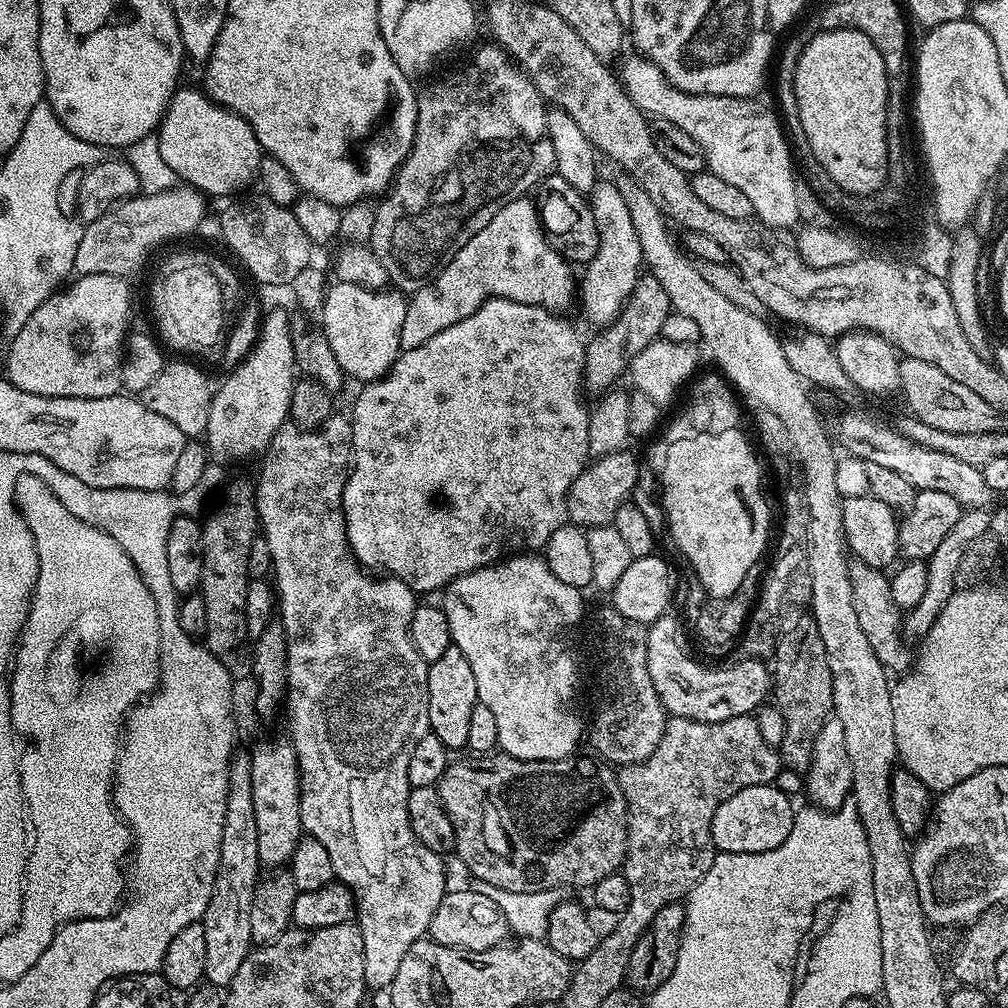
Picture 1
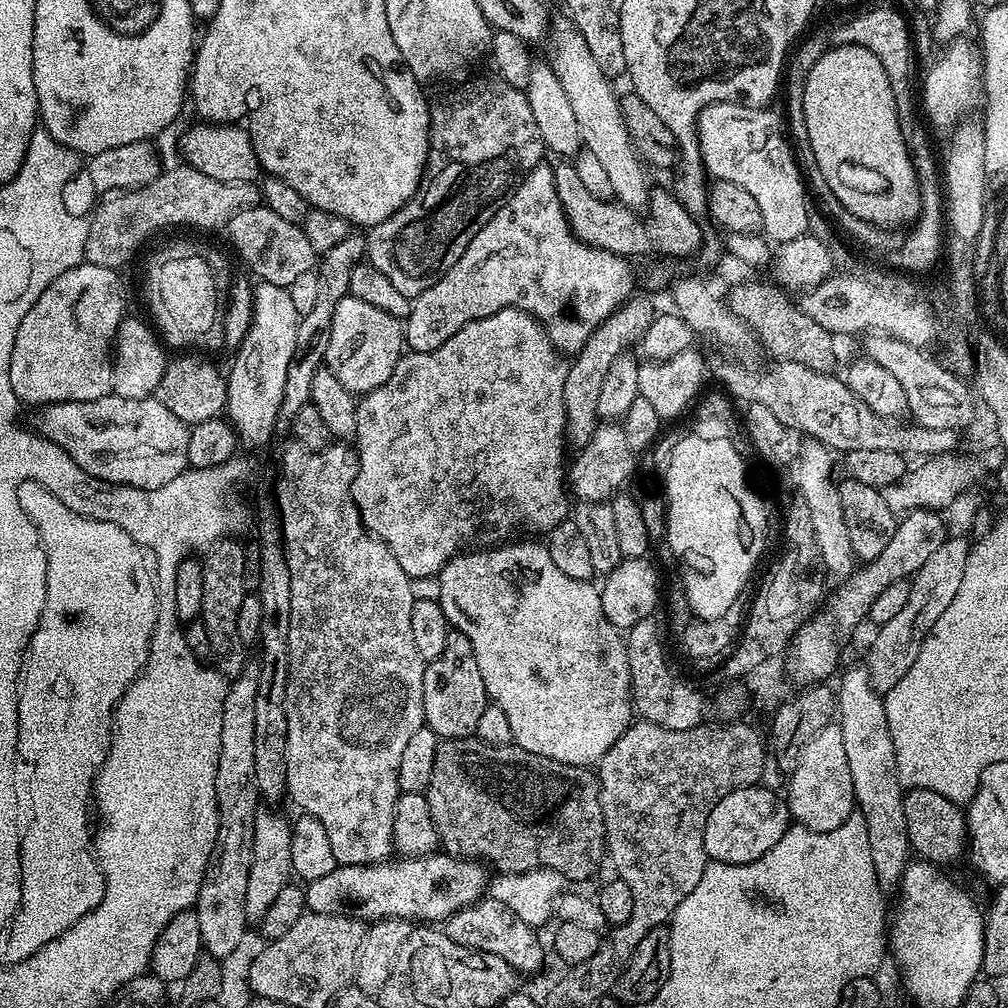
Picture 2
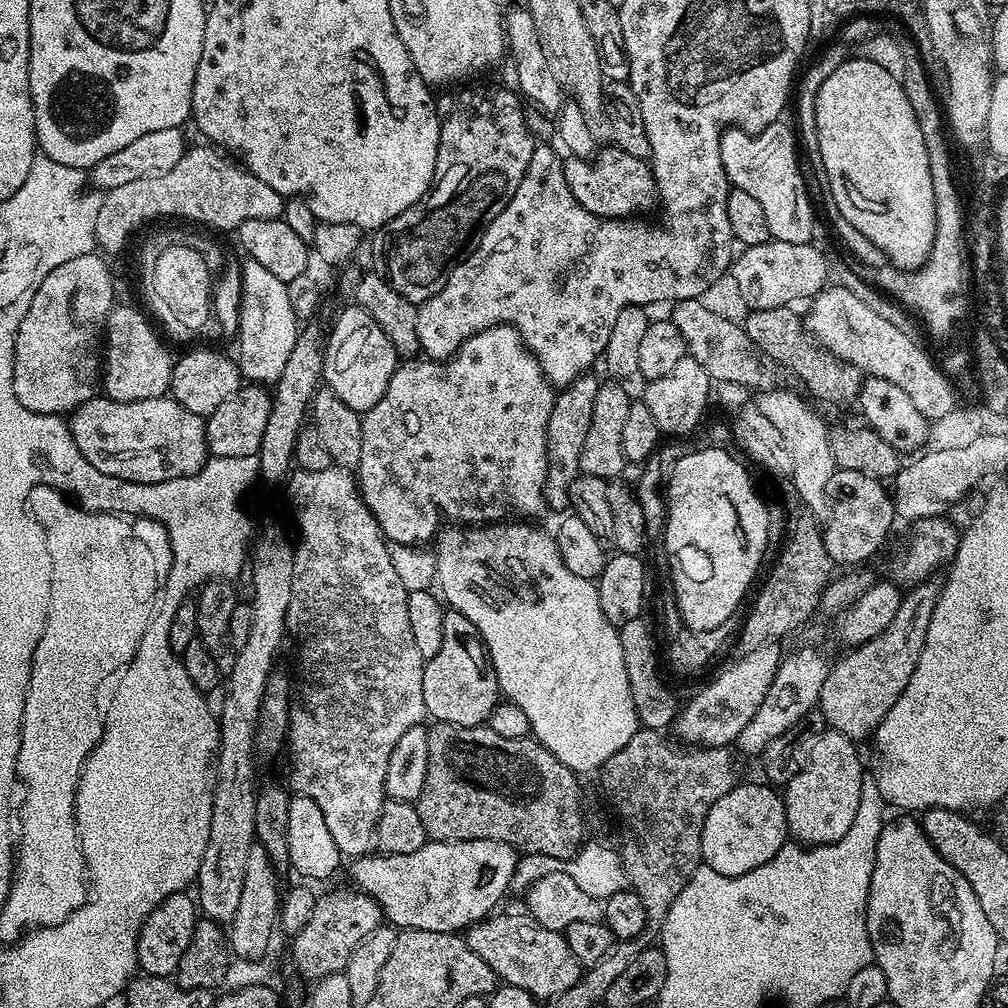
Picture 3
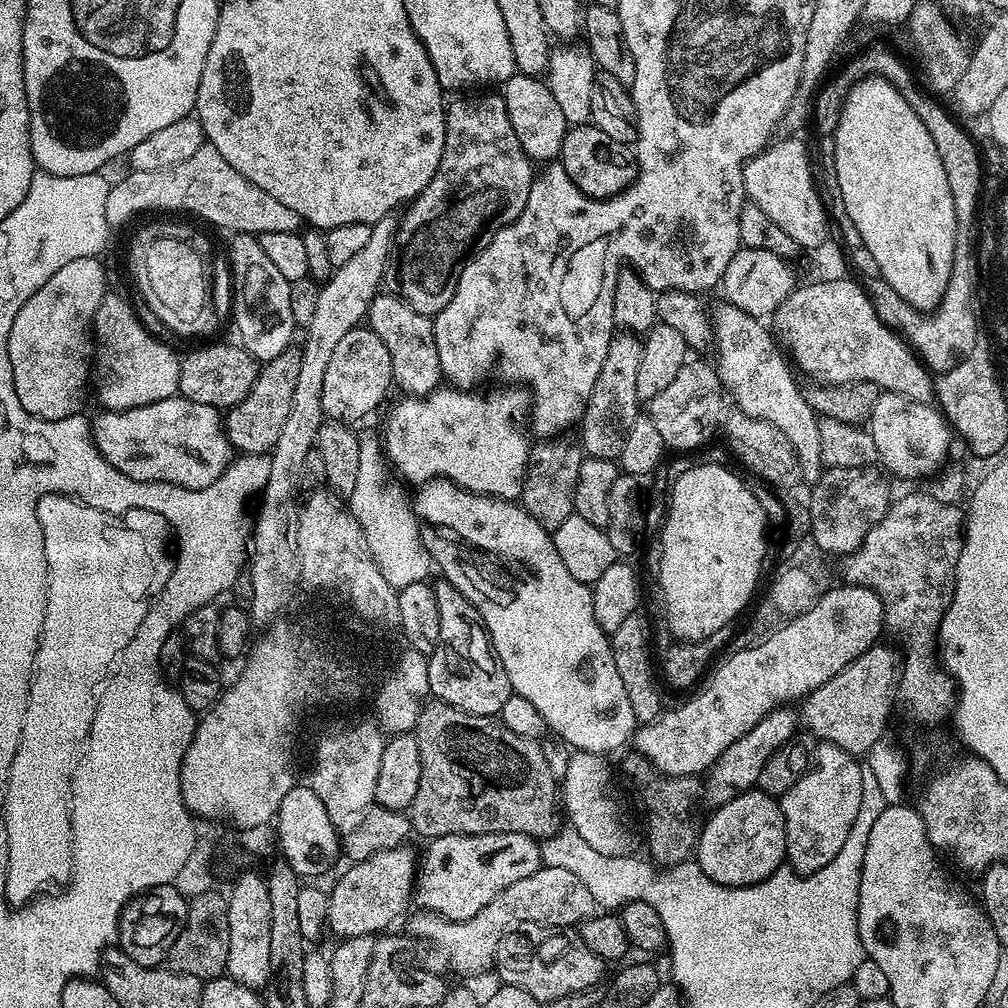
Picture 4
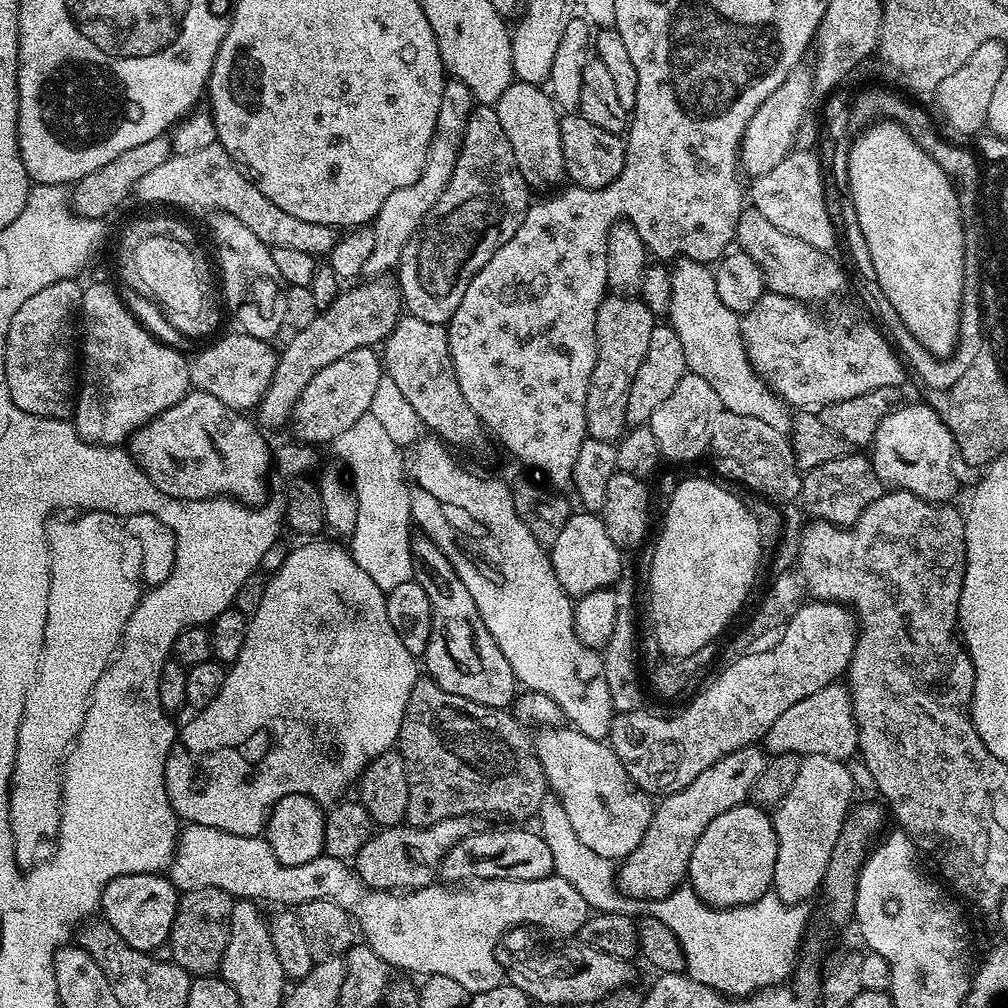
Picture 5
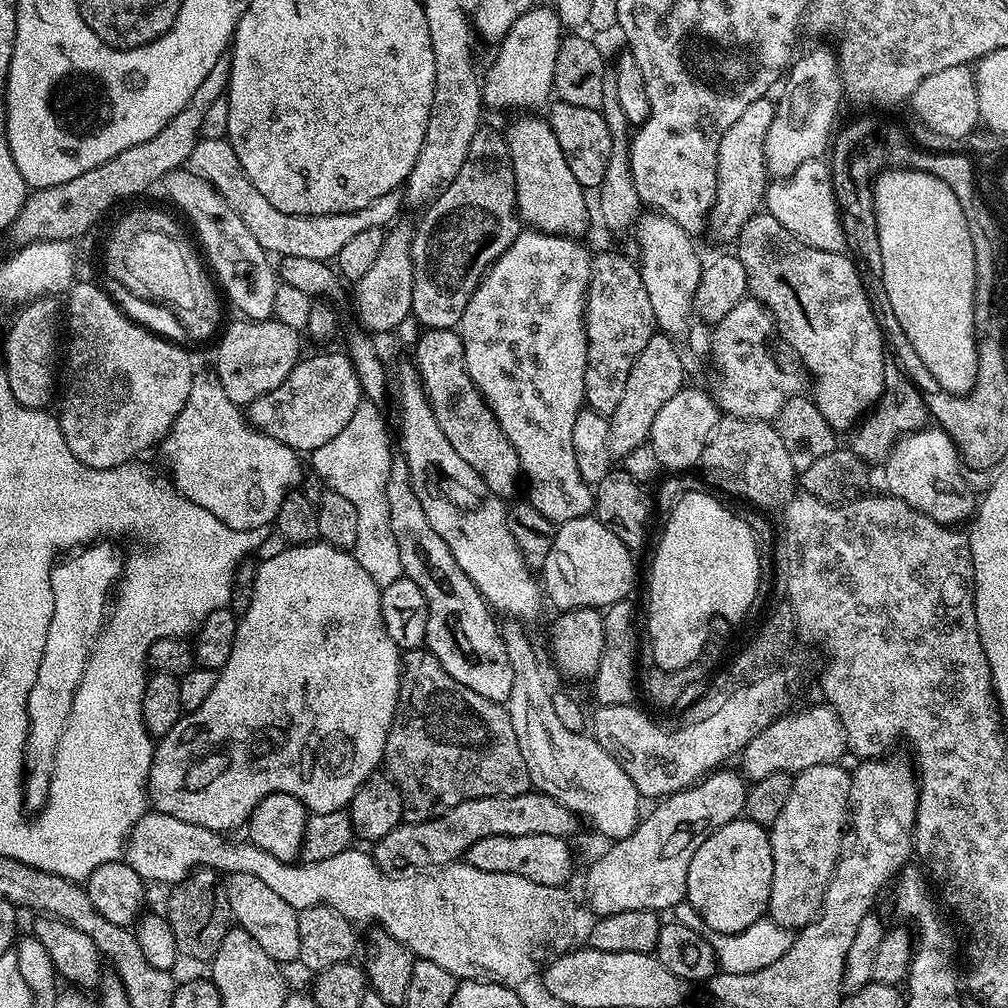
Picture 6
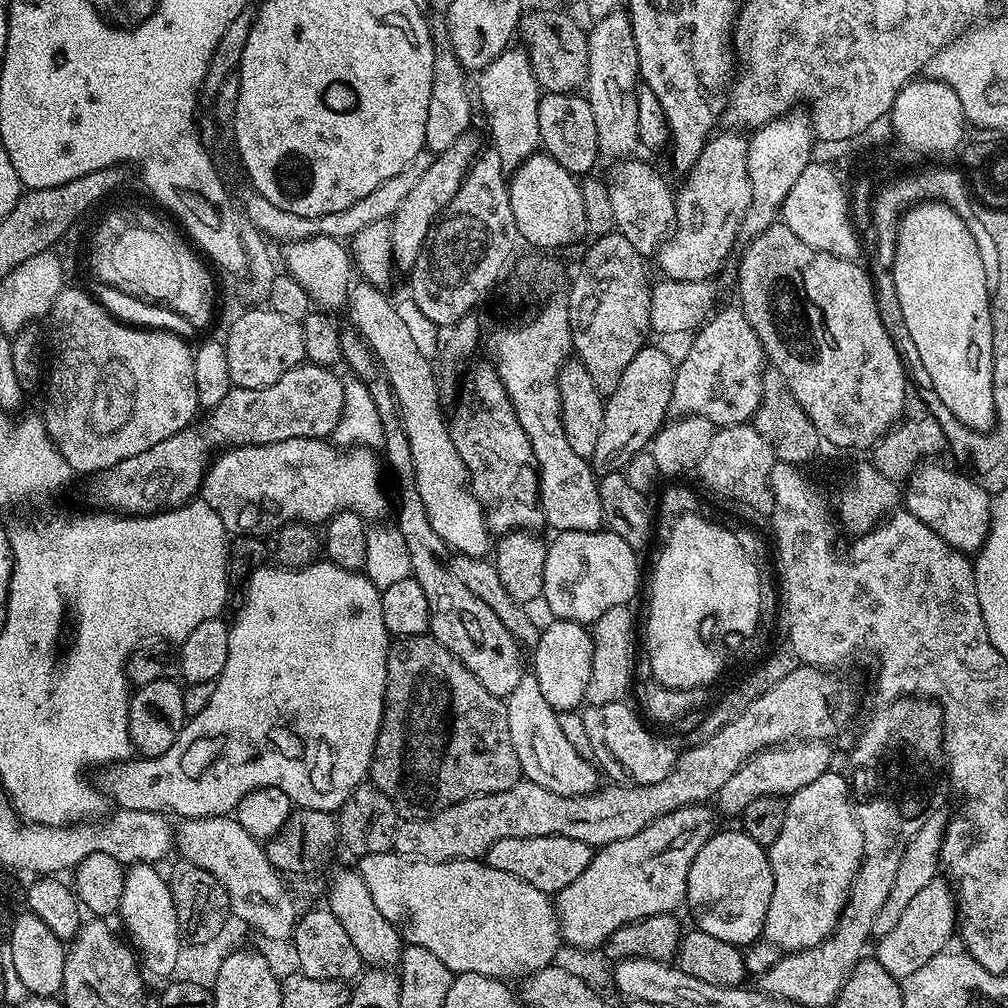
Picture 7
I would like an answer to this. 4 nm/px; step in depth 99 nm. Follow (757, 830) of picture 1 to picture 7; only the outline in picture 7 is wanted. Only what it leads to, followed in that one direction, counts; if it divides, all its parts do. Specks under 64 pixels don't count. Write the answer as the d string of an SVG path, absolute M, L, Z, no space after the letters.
M742 830L735 831L713 832L711 838L702 846L702 850L698 850L688 875L686 908L692 911L692 916L696 919L695 927L699 931L714 934L714 938L722 938L722 942L751 946L764 935L766 910L770 910L770 894L774 894L774 874L768 861L768 848L754 842L754 838L750 838Z

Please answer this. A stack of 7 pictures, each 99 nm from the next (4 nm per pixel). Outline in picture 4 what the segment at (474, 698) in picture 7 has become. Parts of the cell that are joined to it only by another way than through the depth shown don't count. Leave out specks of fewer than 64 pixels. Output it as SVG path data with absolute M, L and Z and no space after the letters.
M428 702L421 707L414 735L418 742L418 754L422 754L422 776L418 781L418 794L414 794L414 802L406 811L417 837L505 832L533 836L539 842L557 831L558 776L552 773L537 741L510 734L499 719L466 714L454 706L439 702Z

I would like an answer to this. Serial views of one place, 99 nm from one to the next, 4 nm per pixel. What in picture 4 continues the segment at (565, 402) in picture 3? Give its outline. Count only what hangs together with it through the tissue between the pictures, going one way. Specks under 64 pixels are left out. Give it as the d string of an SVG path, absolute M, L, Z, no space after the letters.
M544 438L531 445L528 453L528 472L520 485L519 503L541 526L554 530L574 515L574 490L578 482L578 470L586 458L581 445L575 439Z

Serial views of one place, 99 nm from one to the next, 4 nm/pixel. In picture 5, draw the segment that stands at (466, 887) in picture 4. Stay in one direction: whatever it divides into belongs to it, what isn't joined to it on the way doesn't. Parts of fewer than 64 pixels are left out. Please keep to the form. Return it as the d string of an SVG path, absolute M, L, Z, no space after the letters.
M524 826L508 827L512 828L492 828L489 832L481 830L462 838L458 846L445 854L440 863L439 879L452 886L460 886L465 882L533 880L553 875L554 857L539 831L527 832Z

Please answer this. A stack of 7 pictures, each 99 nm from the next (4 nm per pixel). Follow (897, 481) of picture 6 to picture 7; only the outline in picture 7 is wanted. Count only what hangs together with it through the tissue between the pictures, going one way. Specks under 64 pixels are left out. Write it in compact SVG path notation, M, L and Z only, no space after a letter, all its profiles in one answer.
M925 462L917 466L908 477L903 485L903 507L914 514L918 522L926 522L926 526L930 526L930 530L934 530L934 534L941 536L951 548L965 554L975 554L980 551L988 537L993 497L990 492L988 496L982 485L975 484L971 475L960 470L951 472L936 463L940 462Z

